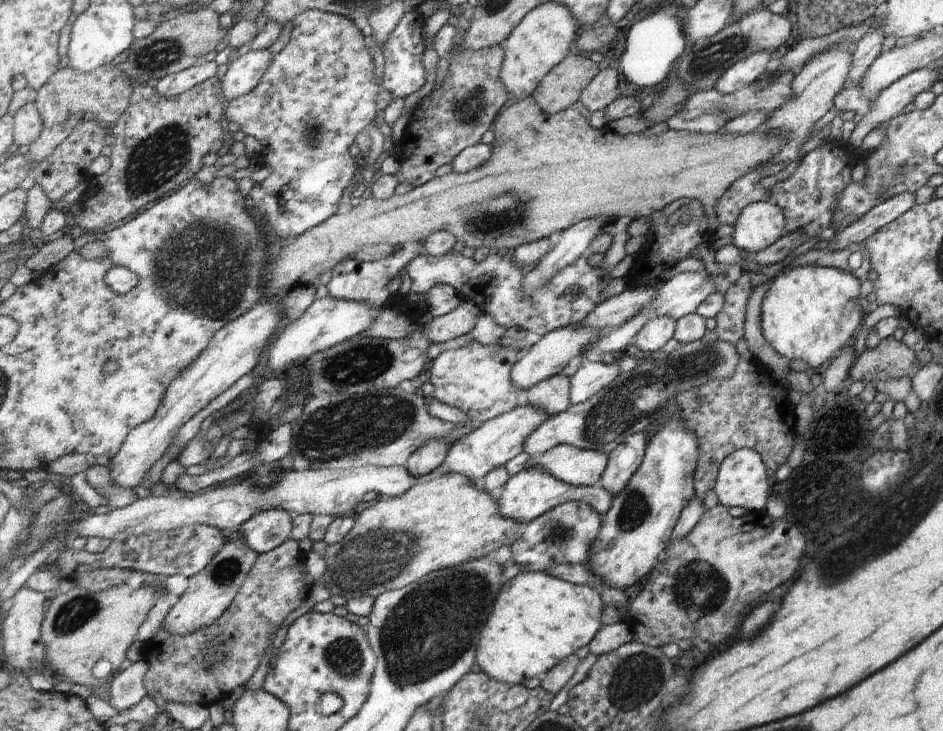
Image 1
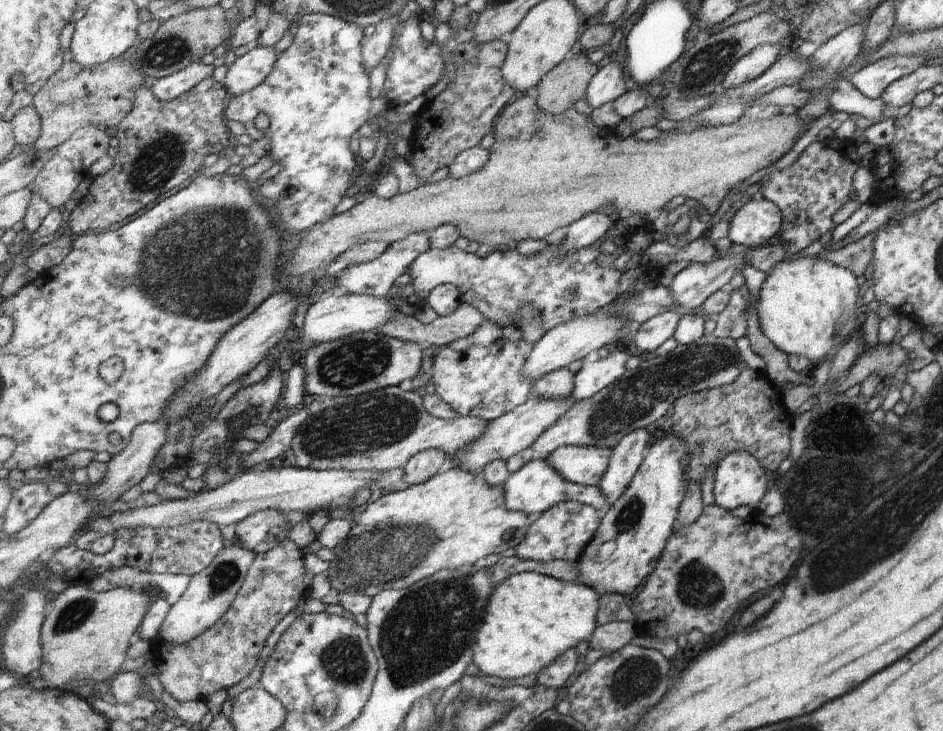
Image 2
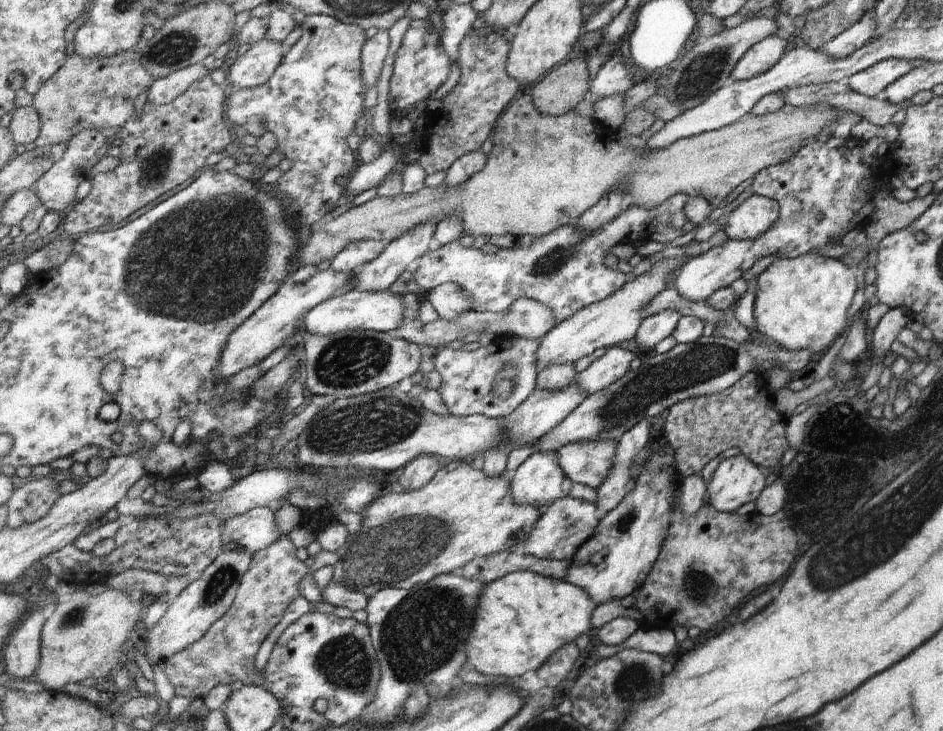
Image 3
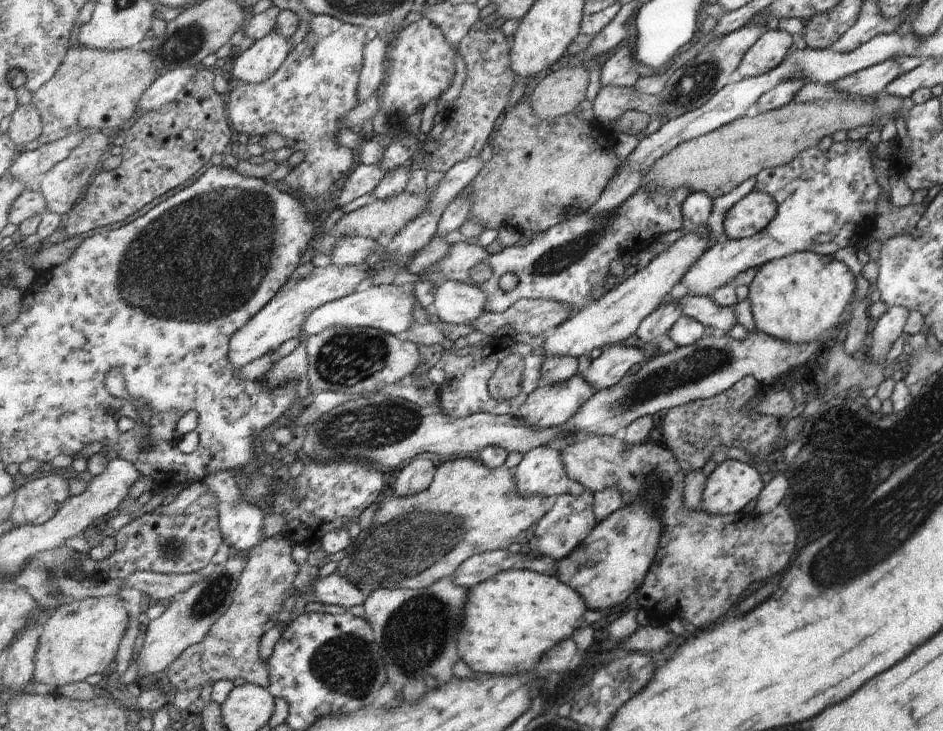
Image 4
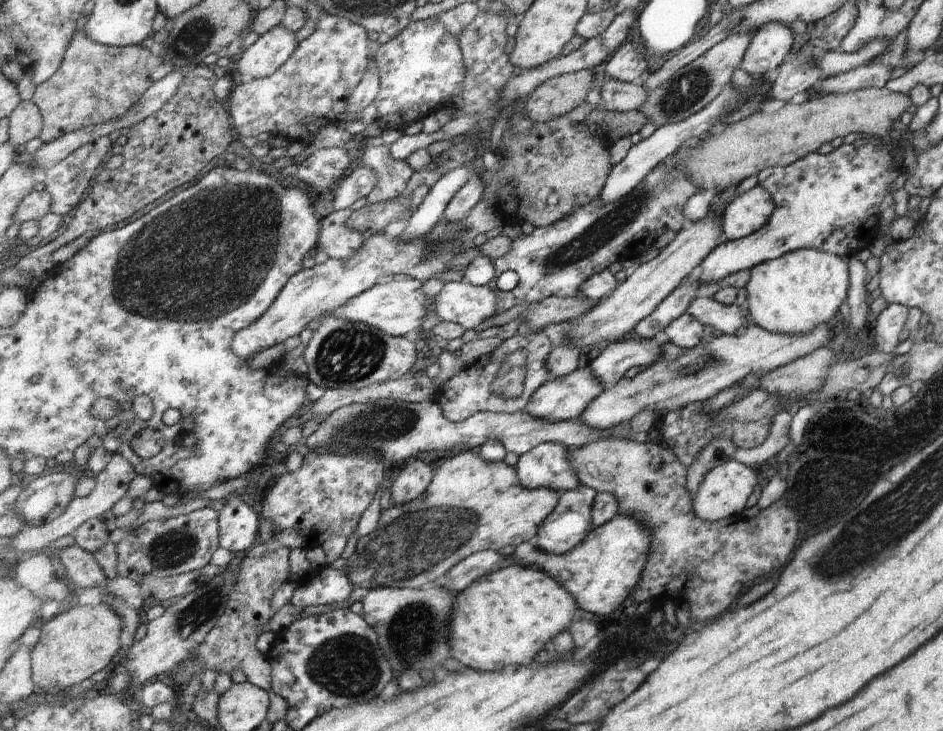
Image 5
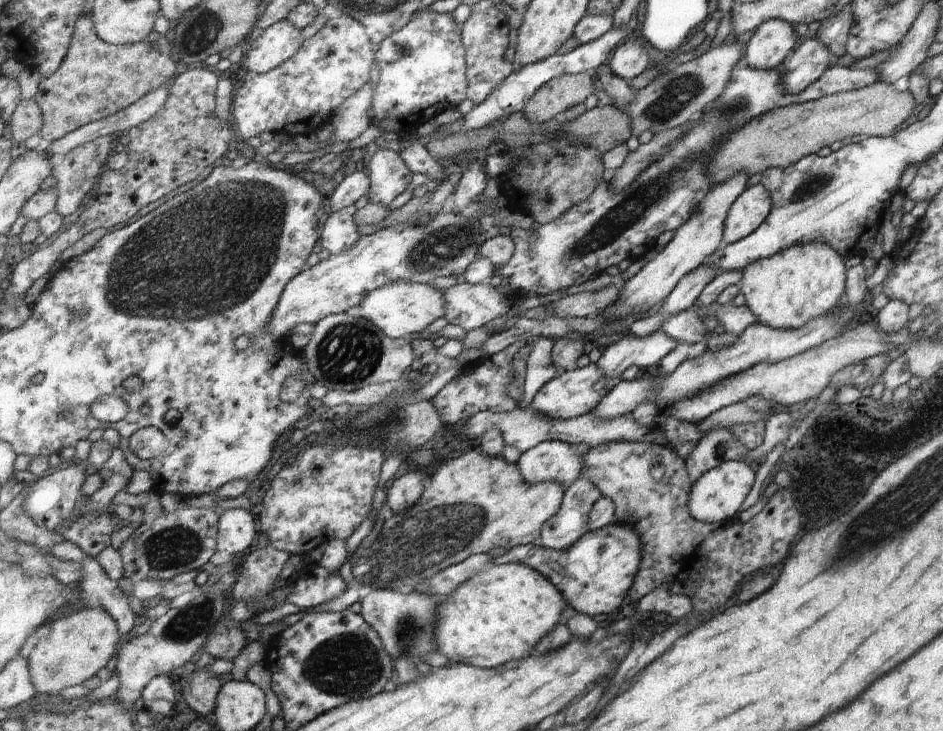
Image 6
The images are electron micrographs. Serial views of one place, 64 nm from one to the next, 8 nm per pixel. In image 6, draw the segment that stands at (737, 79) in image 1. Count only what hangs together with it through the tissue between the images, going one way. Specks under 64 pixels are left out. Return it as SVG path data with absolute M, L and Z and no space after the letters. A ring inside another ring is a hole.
M770 19L756 27L746 39L747 48L745 56L741 58L742 66L752 67L753 70L773 70L781 65L781 62L788 57L795 46L795 28L783 20Z

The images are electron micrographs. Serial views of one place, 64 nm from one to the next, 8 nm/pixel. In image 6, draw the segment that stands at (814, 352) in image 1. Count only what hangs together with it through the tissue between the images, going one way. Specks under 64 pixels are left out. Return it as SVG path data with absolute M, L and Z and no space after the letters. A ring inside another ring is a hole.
M804 242L788 246L777 254L755 260L740 272L738 292L743 294L744 304L754 314L759 324L774 329L794 329L813 317L820 317L837 309L838 297L844 290L845 266L843 258L833 248L822 242Z

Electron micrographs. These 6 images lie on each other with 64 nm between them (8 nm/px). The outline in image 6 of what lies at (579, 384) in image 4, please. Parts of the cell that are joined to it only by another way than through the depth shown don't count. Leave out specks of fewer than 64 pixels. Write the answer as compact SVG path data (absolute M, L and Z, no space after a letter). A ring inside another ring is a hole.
M591 363L584 368L574 368L571 371L560 373L554 380L545 384L535 396L535 400L531 402L531 408L549 418L561 418L561 420L579 418L596 410L597 404L611 393L614 386L597 363Z

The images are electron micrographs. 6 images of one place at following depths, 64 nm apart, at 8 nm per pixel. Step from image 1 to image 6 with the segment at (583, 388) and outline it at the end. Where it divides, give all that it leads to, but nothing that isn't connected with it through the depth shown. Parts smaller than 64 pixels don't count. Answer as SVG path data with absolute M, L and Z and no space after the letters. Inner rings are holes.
M657 331L646 337L624 336L602 352L597 366L615 385L629 366L637 366L641 372L657 368L680 342L665 331Z

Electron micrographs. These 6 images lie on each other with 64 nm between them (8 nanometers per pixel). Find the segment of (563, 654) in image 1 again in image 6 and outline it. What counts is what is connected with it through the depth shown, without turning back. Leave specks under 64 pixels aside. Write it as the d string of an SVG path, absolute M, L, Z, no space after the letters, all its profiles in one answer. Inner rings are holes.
M521 563L493 565L441 599L441 604L437 606L437 614L440 615L435 630L437 646L441 654L453 662L482 669L494 669L511 661L523 660L529 658L537 644L560 625L561 612L567 605L568 599L560 588L533 567Z

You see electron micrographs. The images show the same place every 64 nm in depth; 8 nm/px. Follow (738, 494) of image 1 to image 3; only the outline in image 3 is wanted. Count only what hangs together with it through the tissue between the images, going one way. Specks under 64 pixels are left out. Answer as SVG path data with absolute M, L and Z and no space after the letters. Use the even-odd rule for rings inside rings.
M737 454L719 461L714 474L706 484L707 505L721 513L733 513L739 506L753 502L763 488L763 474L751 464L745 455Z

